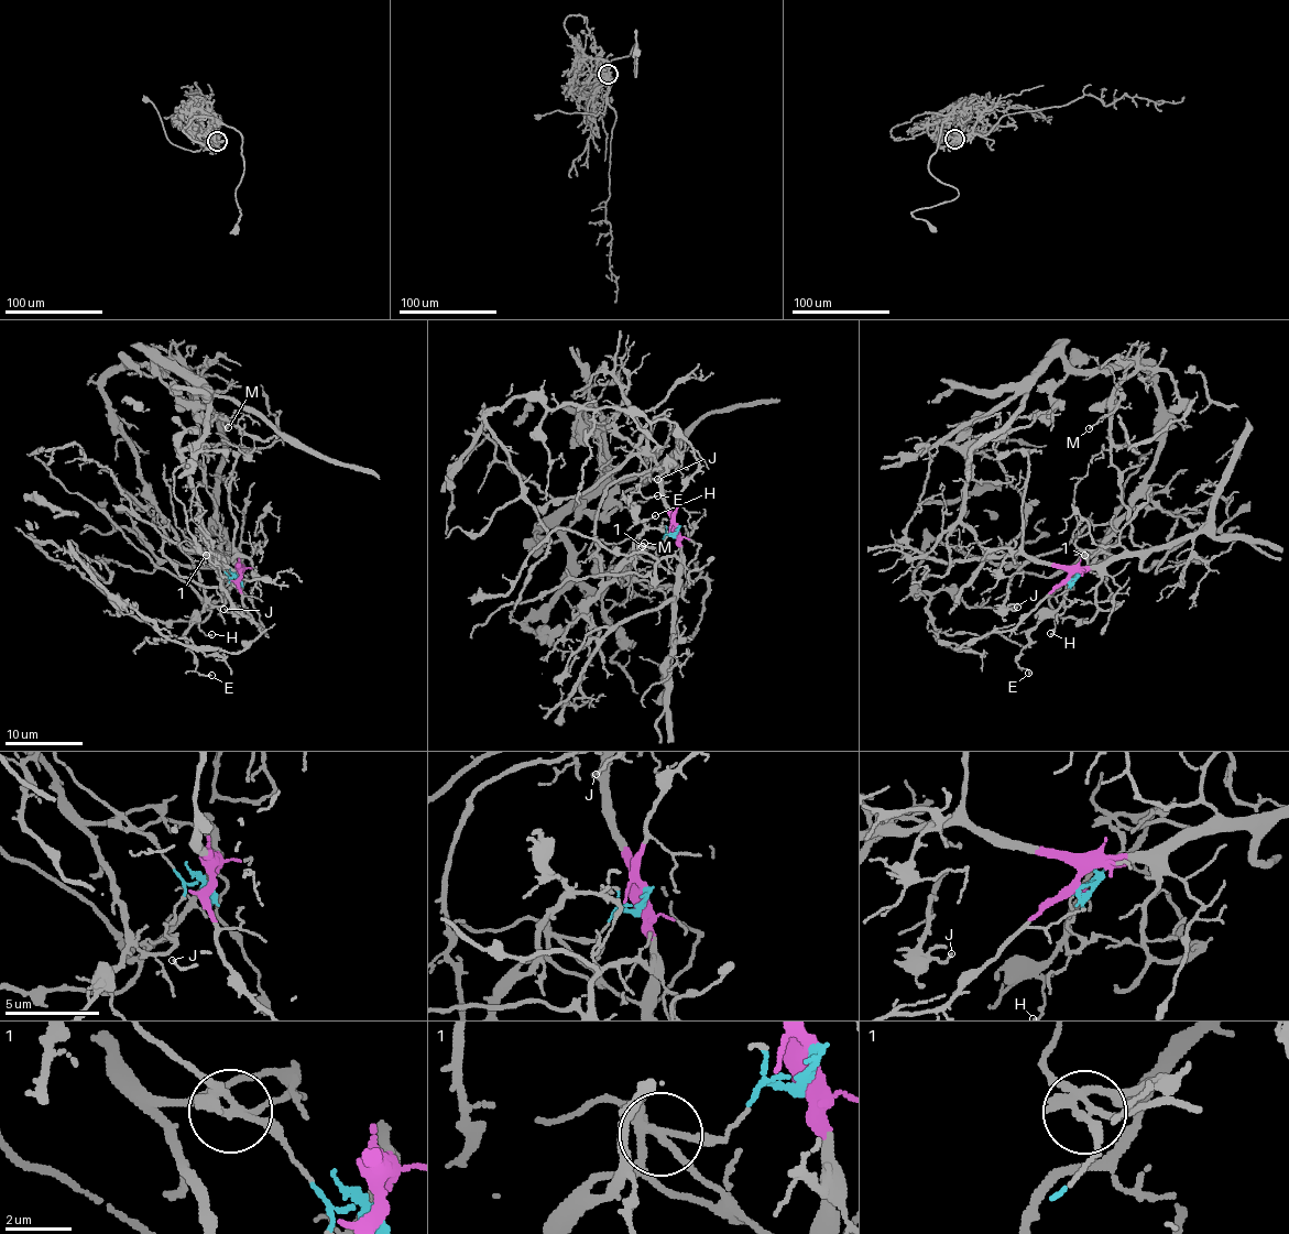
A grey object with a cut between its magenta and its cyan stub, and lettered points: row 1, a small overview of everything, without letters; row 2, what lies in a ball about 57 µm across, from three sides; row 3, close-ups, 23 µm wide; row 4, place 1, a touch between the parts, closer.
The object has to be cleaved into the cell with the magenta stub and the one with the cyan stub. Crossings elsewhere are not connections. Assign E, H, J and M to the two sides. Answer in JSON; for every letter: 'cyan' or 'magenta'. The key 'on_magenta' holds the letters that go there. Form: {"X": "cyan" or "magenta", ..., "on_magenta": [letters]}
{"E": "cyan", "H": "cyan", "J": "cyan", "M": "cyan", "on_magenta": []}

